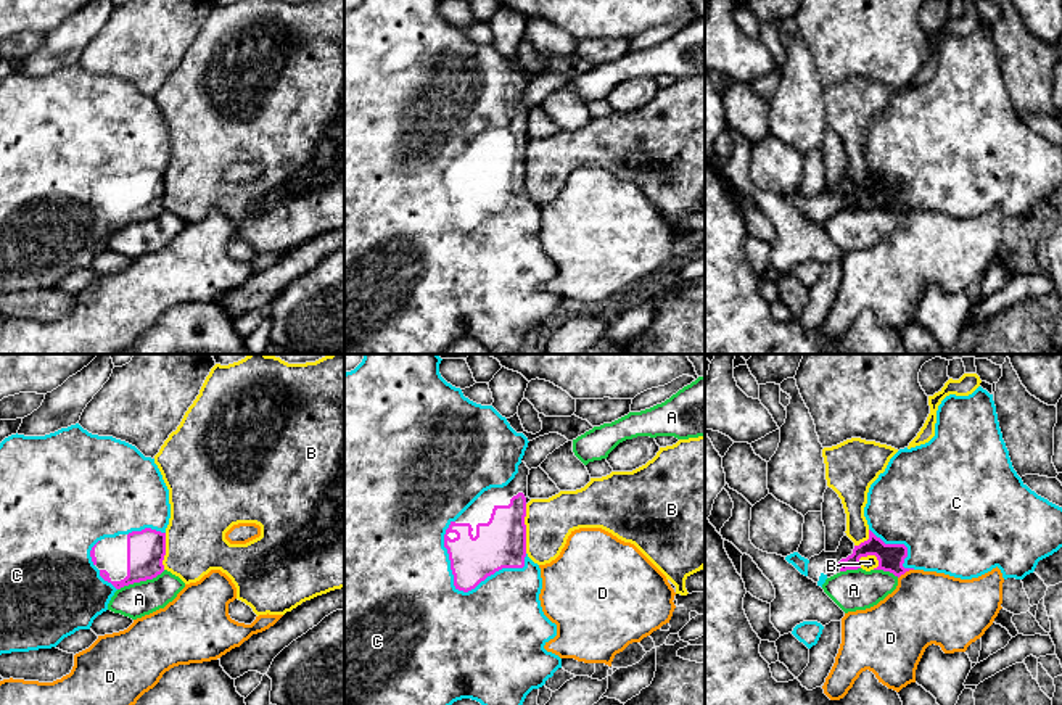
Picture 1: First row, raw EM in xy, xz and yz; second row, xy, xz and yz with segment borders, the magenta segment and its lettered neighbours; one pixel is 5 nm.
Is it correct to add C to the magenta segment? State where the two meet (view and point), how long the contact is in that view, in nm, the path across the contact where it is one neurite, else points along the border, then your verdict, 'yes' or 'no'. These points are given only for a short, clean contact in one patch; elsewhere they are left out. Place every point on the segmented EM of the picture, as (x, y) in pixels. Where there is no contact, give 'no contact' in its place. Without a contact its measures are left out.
meets magenta in xz at (470, 589); contact 440 nm long; yes

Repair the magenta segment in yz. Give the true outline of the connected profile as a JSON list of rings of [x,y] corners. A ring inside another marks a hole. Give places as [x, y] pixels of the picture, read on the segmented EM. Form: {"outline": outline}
{"outline": [[[978,386],[969,396],[946,396],[936,410],[935,436],[920,446],[899,449],[871,484],[864,517],[869,539],[856,546],[845,533],[835,552],[822,550],[809,560],[793,552],[785,557],[801,575],[822,588],[827,578],[858,570],[859,559],[875,555],[879,567],[901,576],[909,570],[945,573],[961,579],[978,578],[999,568],[1002,578],[1023,579],[1038,562],[1062,547],[1062,507],[1031,491],[1012,467],[1002,439],[993,394]]]}

